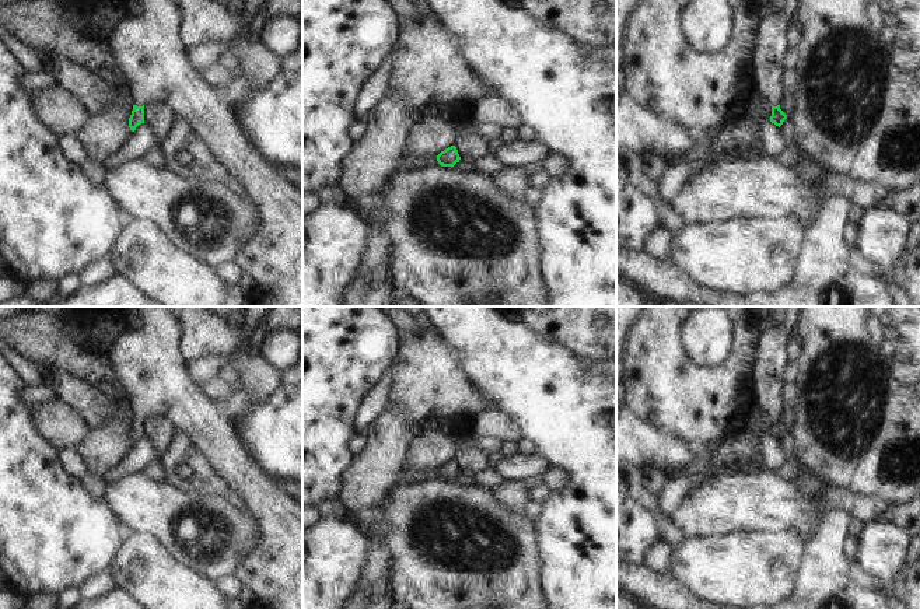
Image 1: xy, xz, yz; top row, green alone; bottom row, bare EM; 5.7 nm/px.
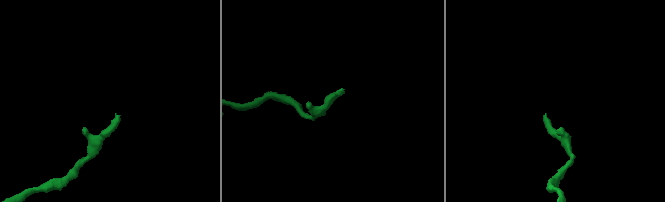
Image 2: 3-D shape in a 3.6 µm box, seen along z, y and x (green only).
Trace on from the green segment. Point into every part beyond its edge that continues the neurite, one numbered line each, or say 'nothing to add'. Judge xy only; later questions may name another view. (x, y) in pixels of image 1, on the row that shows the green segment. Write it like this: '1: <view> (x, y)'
1: xy (149, 48)

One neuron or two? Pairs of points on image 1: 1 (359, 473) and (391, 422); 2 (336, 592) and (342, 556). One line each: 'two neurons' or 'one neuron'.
1: one neuron
2: one neuron

